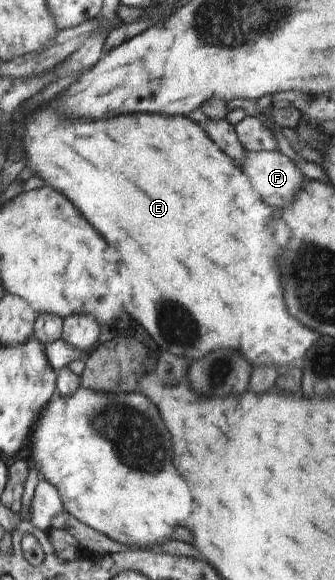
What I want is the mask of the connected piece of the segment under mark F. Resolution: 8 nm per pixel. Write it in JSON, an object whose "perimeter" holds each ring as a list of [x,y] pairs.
{"perimeter":[[[246,151],[238,164],[253,189],[273,208],[283,209],[307,180],[295,161],[280,151]]]}

